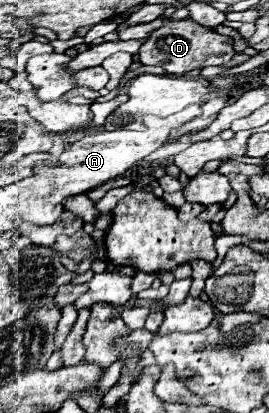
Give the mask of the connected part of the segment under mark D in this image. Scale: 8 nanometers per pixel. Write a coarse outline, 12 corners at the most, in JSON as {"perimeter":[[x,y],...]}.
{"perimeter":[[192,18],[166,20],[140,64],[170,76],[230,62],[226,36]]}

